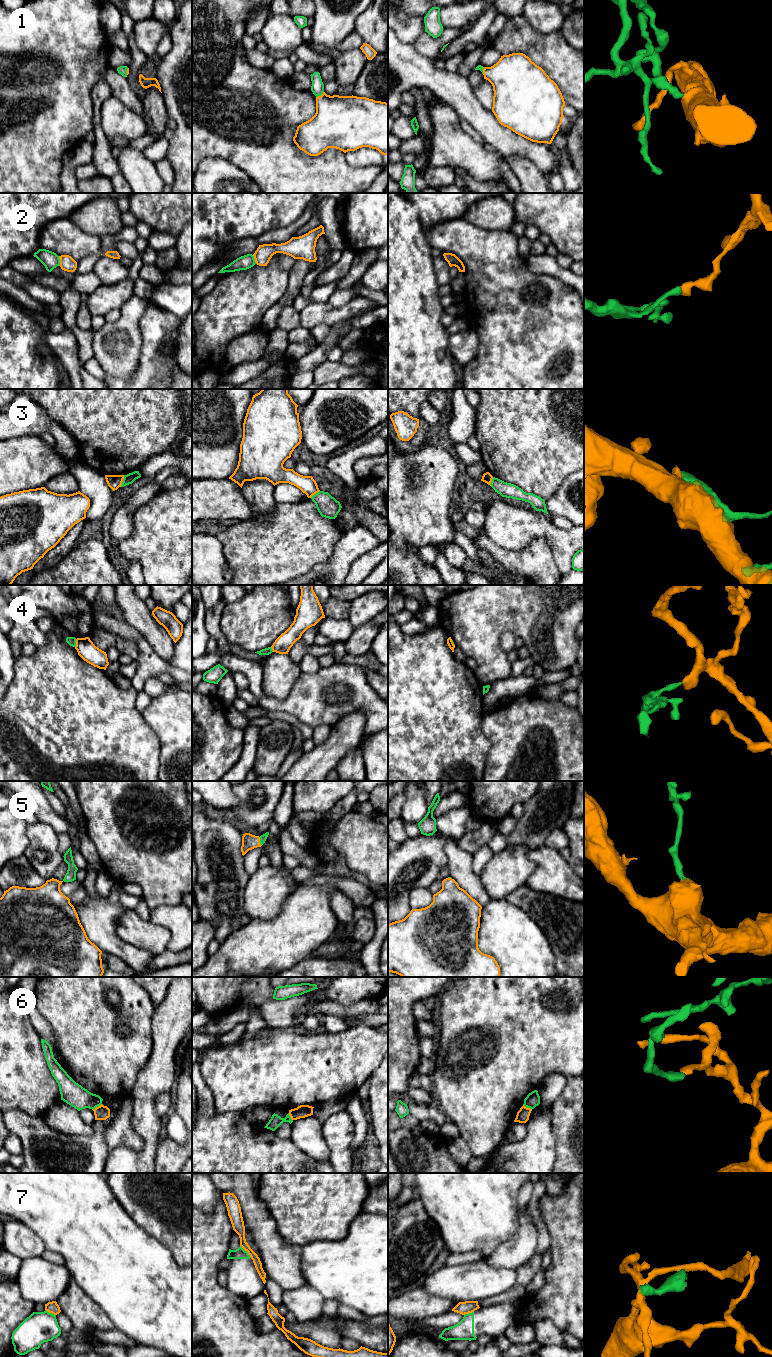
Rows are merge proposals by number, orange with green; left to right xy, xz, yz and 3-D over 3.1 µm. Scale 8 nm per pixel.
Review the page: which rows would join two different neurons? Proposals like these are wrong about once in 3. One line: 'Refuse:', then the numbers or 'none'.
Refuse: 2, 3, 4, 6

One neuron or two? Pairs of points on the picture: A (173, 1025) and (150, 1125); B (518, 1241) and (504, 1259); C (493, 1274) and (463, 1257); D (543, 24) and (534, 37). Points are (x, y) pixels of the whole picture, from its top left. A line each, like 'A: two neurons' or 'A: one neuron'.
A: one neuron
B: one neuron
C: two neurons
D: two neurons

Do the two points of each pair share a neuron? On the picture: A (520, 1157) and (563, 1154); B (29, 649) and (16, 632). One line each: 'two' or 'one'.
A: two
B: two

